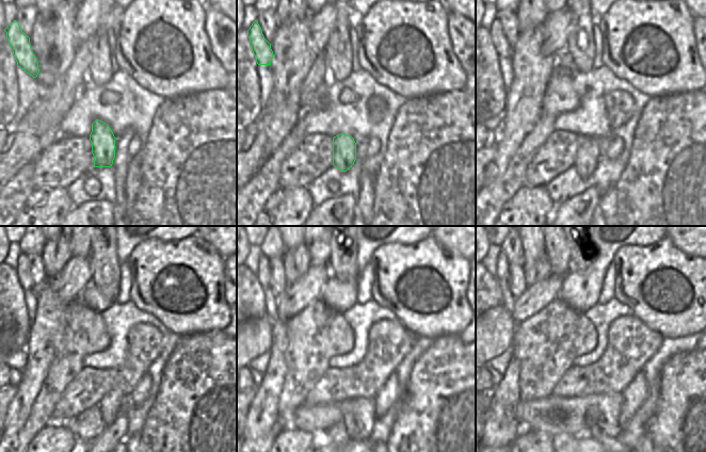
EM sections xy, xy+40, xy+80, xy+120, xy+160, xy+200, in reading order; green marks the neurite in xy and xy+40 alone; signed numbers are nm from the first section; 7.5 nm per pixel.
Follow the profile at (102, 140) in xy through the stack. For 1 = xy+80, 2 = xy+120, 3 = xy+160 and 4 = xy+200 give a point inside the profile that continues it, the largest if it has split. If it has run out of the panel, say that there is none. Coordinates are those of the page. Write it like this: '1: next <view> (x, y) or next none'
1: next xy+80 (588, 157)
2: next xy+120 (111, 405)
3: next xy+160 (348, 417)
4: next xy+200 (595, 432)

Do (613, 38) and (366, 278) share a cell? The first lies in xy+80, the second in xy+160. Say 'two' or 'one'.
two

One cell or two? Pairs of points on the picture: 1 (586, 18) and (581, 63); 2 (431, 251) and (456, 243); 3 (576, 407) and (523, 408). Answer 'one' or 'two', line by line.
1: one
2: two
3: one

